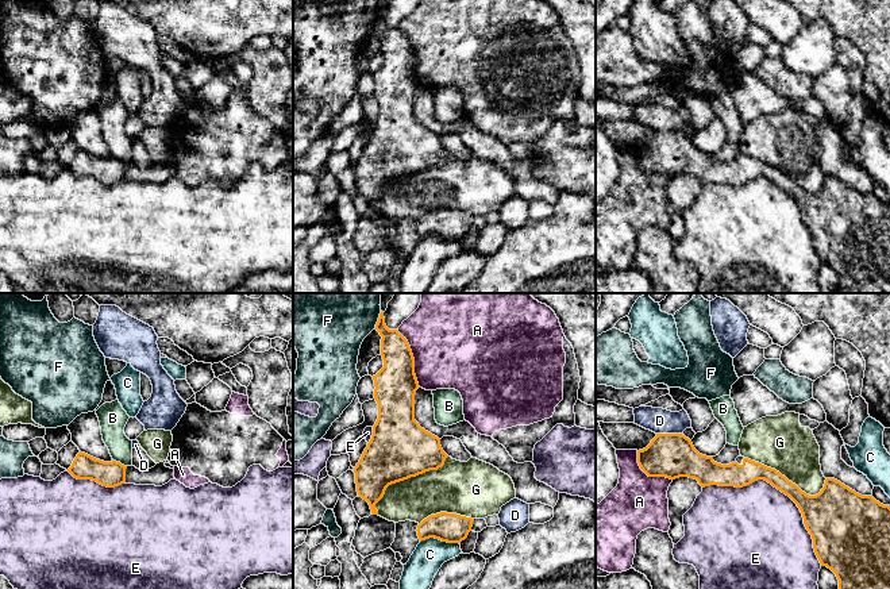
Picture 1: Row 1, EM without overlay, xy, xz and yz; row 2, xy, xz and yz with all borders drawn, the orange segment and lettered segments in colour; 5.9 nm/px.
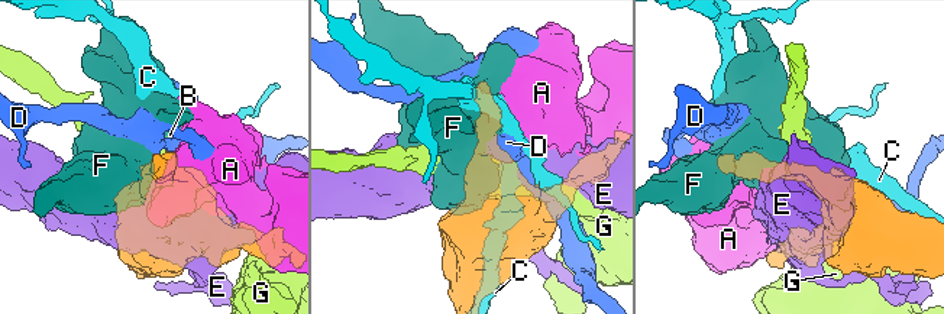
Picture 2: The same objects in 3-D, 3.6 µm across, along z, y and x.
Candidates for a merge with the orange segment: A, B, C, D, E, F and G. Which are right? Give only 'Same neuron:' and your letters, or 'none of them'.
Same neuron: none of them

